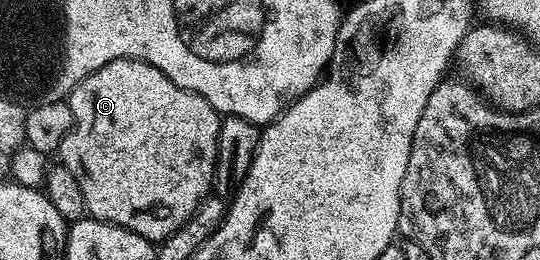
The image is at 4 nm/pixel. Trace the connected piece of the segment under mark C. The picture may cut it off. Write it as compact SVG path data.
M123 58L108 62L94 72L83 75L81 82L70 91L68 103L72 110L74 125L70 127L70 132L62 143L60 163L68 170L72 170L72 178L76 178L76 182L80 186L80 194L86 203L87 213L95 221L109 224L115 228L127 228L130 232L140 234L145 240L161 242L171 236L180 226L184 226L184 222L188 222L188 218L202 205L202 201L211 195L214 167L216 166L216 146L218 145L222 116L200 94L176 86L176 82L172 82L164 73L156 70L156 66L152 66L148 62Z

